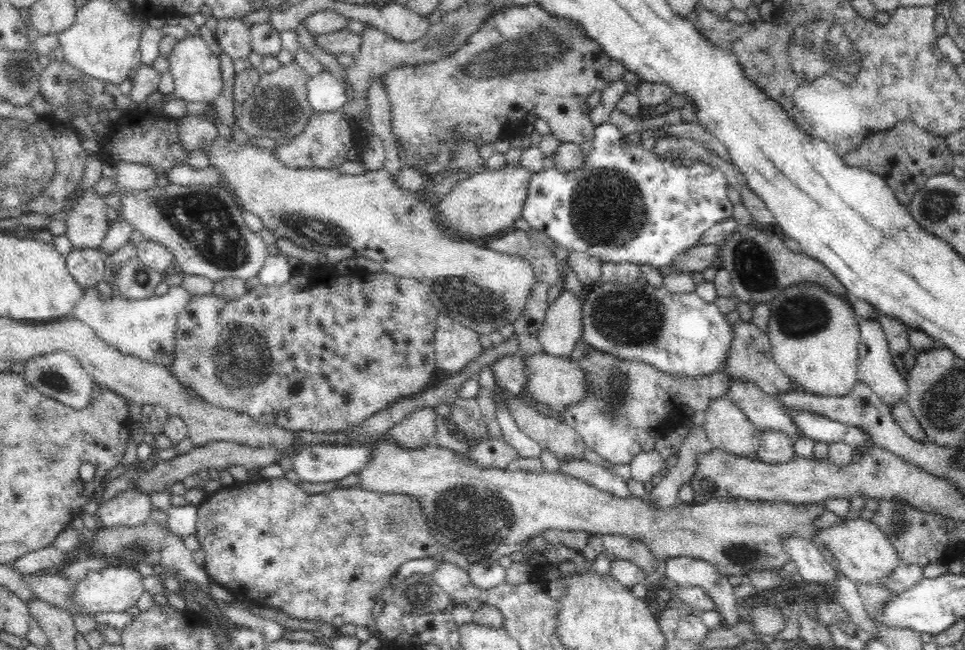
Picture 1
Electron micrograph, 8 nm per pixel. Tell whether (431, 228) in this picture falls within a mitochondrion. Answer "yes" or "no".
no

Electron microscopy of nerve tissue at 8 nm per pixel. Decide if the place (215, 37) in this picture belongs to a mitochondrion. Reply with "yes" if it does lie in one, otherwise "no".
no

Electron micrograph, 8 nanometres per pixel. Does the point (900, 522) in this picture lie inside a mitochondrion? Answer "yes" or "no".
yes

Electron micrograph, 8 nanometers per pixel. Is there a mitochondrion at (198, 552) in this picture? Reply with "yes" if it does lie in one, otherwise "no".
no

